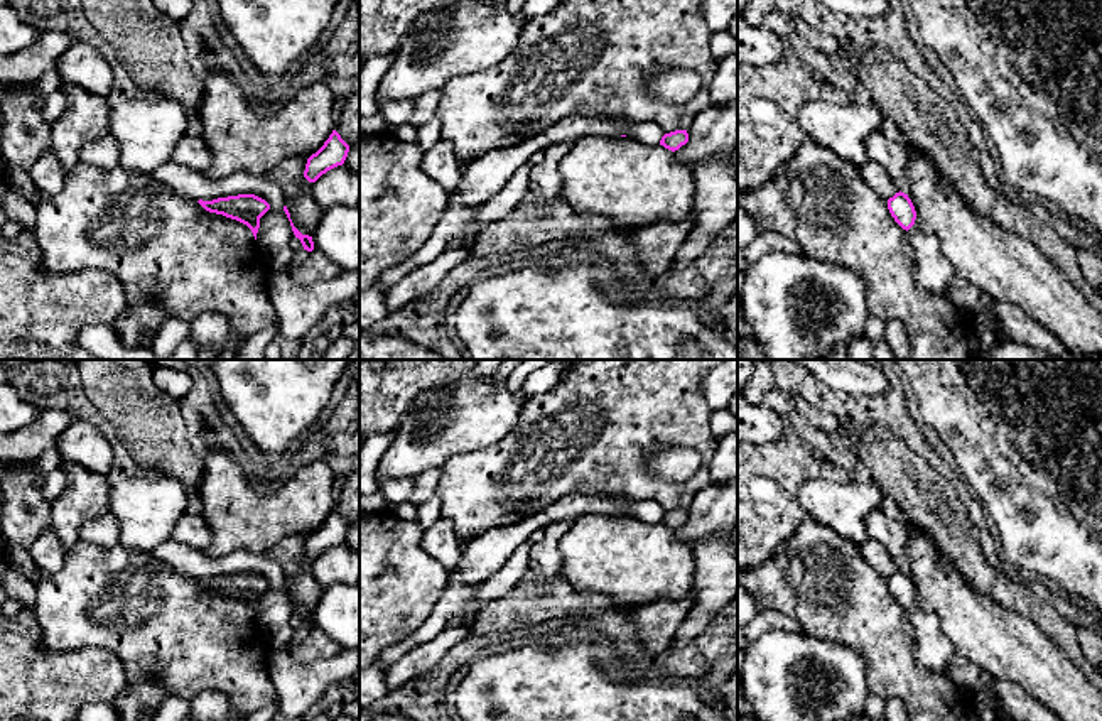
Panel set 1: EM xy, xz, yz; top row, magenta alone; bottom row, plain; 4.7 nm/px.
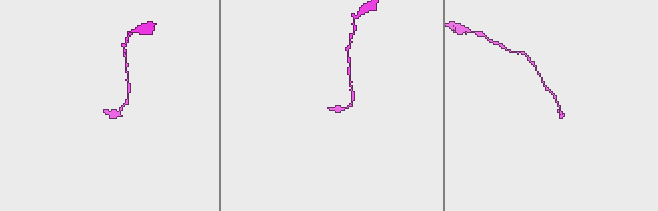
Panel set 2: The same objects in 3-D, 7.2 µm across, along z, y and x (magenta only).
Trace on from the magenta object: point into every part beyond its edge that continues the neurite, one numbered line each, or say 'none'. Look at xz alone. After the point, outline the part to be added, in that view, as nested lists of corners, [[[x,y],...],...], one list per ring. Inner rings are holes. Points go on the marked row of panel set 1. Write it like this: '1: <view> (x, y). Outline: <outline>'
none

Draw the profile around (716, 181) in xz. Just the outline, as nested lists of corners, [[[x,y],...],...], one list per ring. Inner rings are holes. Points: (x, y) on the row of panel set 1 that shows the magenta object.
[[[737,145],[694,169],[694,226],[670,267],[687,267],[704,255],[716,236],[737,216]]]

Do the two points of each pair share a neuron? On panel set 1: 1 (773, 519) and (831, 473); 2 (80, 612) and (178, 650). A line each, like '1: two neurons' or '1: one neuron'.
1: one neuron
2: one neuron

